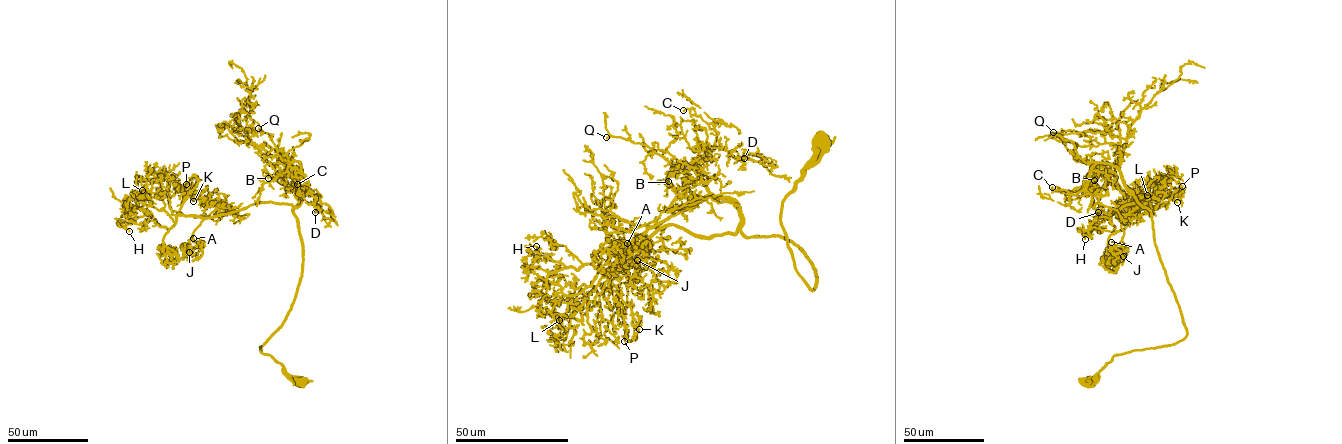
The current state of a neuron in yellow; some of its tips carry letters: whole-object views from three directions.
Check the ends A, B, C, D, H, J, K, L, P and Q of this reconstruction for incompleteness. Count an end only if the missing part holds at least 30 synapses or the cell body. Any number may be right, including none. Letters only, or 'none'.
A, Q

